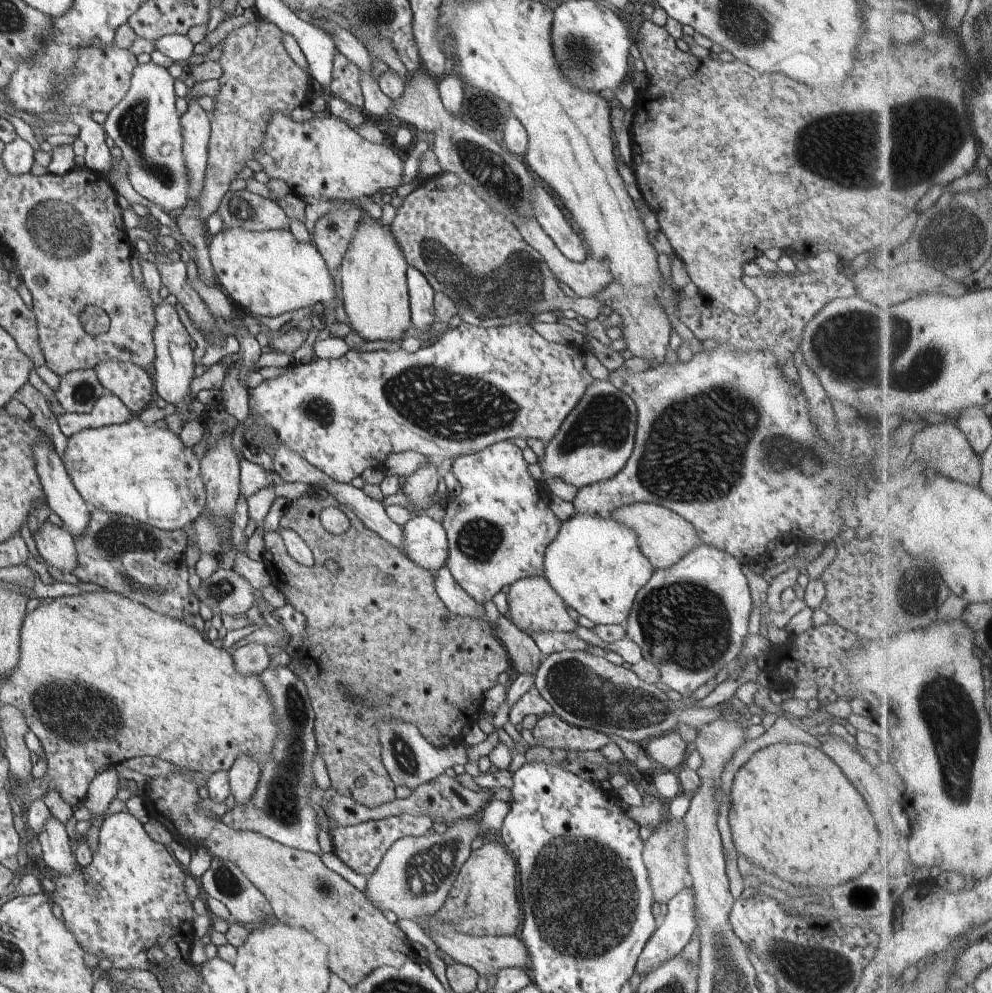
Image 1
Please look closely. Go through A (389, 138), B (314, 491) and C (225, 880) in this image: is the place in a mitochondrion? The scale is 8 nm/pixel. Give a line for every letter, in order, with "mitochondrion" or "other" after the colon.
A: other
B: other
C: mitochondrion

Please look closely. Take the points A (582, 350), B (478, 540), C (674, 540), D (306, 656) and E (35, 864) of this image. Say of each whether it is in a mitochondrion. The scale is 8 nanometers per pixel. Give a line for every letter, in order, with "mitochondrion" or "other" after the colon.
A: other
B: mitochondrion
C: other
D: other
E: other

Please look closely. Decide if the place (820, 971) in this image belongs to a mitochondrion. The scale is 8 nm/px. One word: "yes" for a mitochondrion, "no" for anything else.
yes

